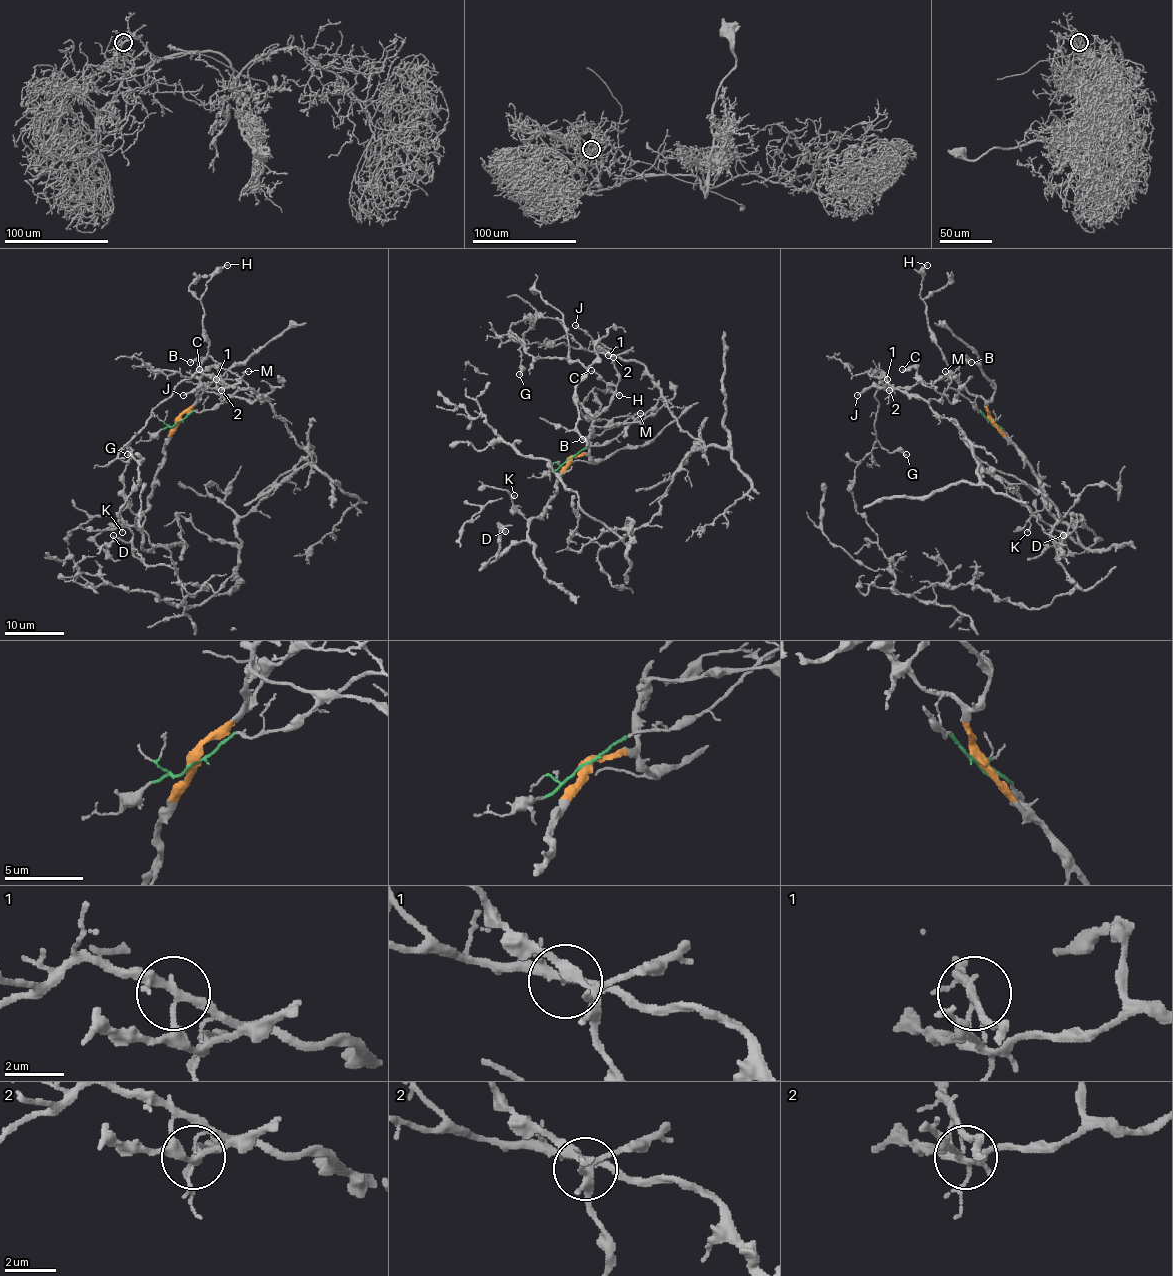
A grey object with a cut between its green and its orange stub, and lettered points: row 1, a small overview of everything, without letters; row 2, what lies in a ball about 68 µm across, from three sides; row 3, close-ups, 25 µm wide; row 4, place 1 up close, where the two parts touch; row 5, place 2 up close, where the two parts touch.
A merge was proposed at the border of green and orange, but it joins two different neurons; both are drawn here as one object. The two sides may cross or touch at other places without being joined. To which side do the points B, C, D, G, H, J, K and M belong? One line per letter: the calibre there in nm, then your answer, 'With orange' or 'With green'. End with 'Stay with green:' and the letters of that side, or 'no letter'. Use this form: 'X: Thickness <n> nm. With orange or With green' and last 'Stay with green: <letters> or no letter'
B: Thickness 160 nm. With green
C: Thickness 170 nm. With orange
D: Thickness 150 nm. With orange
G: Thickness 220 nm. With green
H: Thickness 180 nm. With orange
J: Thickness 150 nm. With orange
K: Thickness 140 nm. With orange
M: Thickness 110 nm. With green
Stay with green: B, G, M

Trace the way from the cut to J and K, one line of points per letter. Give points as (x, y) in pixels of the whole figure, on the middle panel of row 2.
J: (569, 458), (589, 450), (589, 429), (609, 404), (618, 380), (614, 358), (575, 326)
K: (569, 458), (566, 469), (556, 483), (556, 492), (538, 517), (526, 518), (513, 505), (512, 498), (515, 495)

